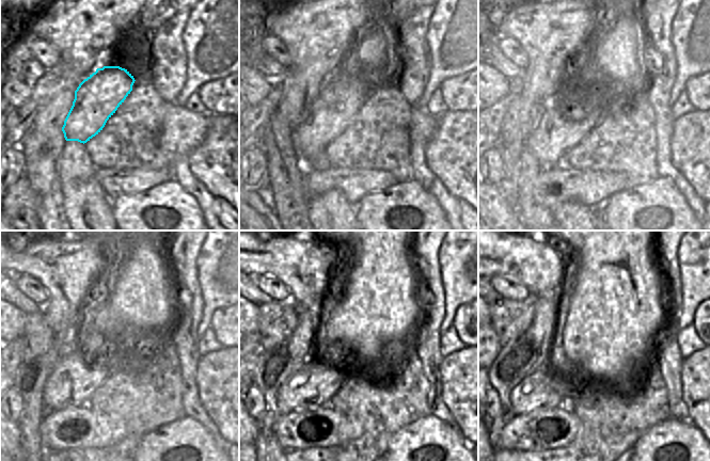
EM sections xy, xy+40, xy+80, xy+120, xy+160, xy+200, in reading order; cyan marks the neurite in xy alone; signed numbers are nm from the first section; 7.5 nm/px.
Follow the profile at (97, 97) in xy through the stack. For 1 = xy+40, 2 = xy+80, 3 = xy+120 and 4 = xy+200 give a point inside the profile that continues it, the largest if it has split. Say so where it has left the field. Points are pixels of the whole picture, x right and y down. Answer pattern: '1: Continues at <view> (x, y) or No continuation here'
1: Continues at xy+40 (340, 98)
2: Continues at xy+80 (555, 133)
3: Continues at xy+120 (72, 383)
4: Continues at xy+200 (539, 391)

